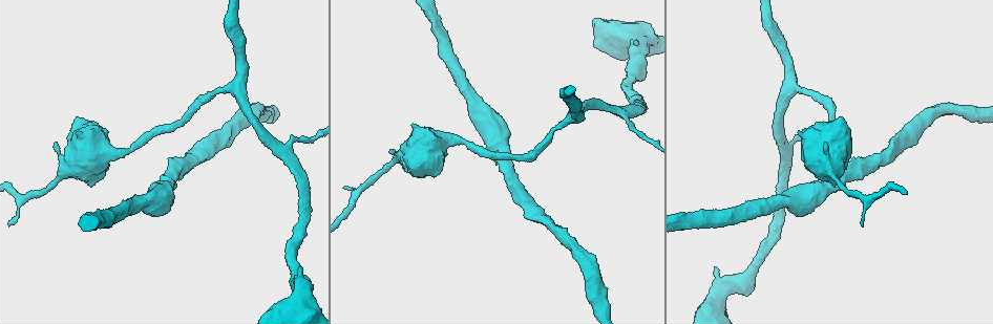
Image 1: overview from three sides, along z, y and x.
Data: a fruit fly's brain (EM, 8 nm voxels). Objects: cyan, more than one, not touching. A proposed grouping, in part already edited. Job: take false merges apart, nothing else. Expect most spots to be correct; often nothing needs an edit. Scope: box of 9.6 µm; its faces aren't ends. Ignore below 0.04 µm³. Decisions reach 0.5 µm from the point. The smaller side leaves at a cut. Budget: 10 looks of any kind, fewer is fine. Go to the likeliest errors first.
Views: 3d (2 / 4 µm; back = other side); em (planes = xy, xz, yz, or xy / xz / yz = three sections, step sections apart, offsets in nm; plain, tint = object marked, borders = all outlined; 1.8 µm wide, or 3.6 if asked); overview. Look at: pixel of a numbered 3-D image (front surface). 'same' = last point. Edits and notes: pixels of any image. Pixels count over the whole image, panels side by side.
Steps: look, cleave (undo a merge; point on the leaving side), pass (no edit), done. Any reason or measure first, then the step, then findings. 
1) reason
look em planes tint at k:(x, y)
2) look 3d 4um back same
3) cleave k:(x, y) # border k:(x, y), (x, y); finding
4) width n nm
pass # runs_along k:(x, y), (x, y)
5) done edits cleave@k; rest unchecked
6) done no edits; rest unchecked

side arm on a straight run
look em planes tint at 1:(616, 110)

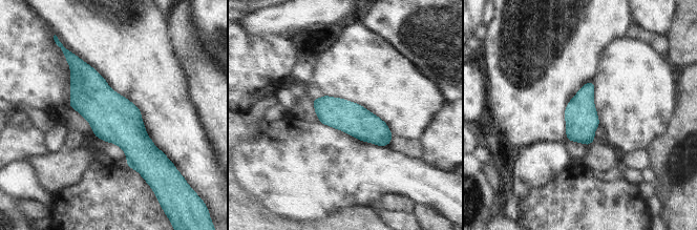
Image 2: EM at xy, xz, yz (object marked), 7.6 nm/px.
pass # runs_along 2:(78, 62), (143, 169); all the same neuron

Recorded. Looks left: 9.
calibre changes
look em 3.6um yz step 4 tint at 1:(826, 186)

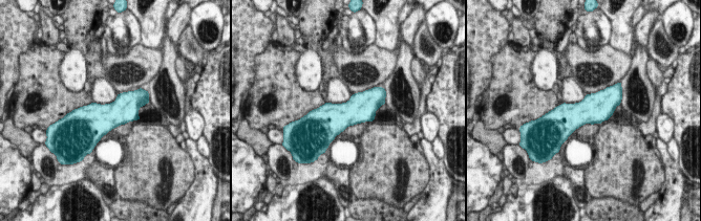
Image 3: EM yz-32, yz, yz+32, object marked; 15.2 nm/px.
look em 3.6um planes tint same

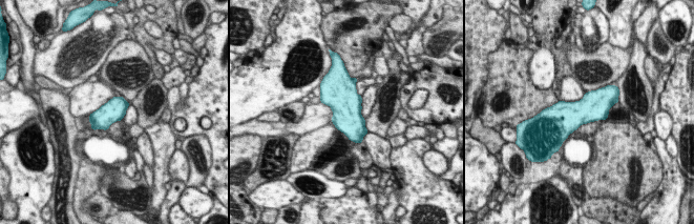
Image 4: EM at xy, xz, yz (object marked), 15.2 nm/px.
width 340 nm
pass # continuous, no second neuron

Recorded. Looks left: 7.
thick turns thin
look 3d 4um at 1:(445, 137)

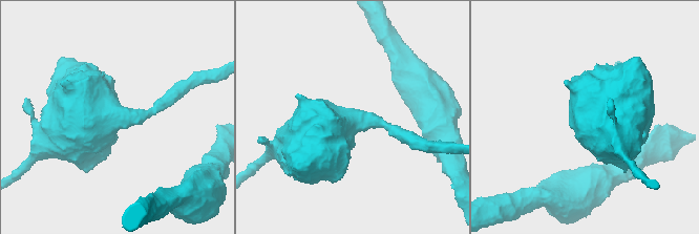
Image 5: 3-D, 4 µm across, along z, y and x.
shape alone is not enough
look em planes tint at 5:(116, 115)

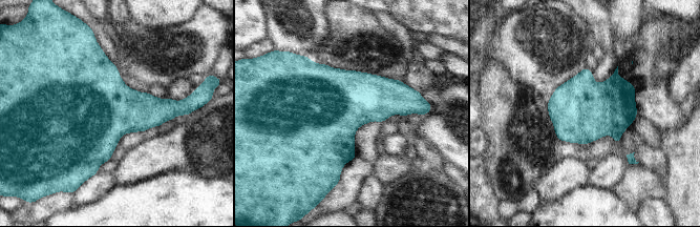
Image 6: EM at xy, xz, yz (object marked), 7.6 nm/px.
pass # one neuron here

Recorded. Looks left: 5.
sudden change in width
look 3d 4um at 1:(641, 37)

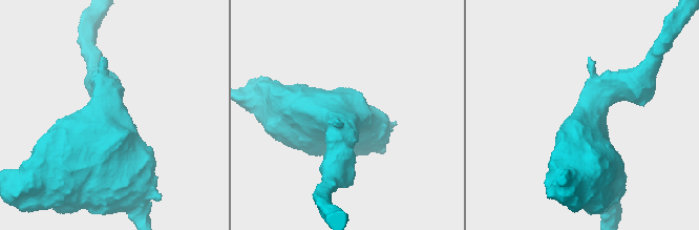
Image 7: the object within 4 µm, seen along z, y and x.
look em 3.6um xy step 16 tint at 7:(591, 122)

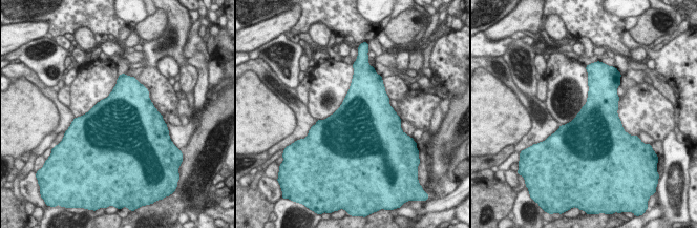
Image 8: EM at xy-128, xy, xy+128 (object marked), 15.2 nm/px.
pass # continuous, no second neuron

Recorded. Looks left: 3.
done no edits; rest unchecked

